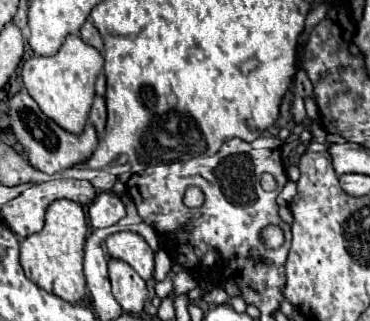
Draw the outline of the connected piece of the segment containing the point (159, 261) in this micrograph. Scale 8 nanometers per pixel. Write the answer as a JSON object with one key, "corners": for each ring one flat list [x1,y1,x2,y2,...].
{"corners":[[159,249,159,251,155,253,155,271,153,279,156,282,163,281,165,277,169,275,171,265,173,265,173,261,171,261,171,257,167,255,167,251,165,251,165,249]]}

